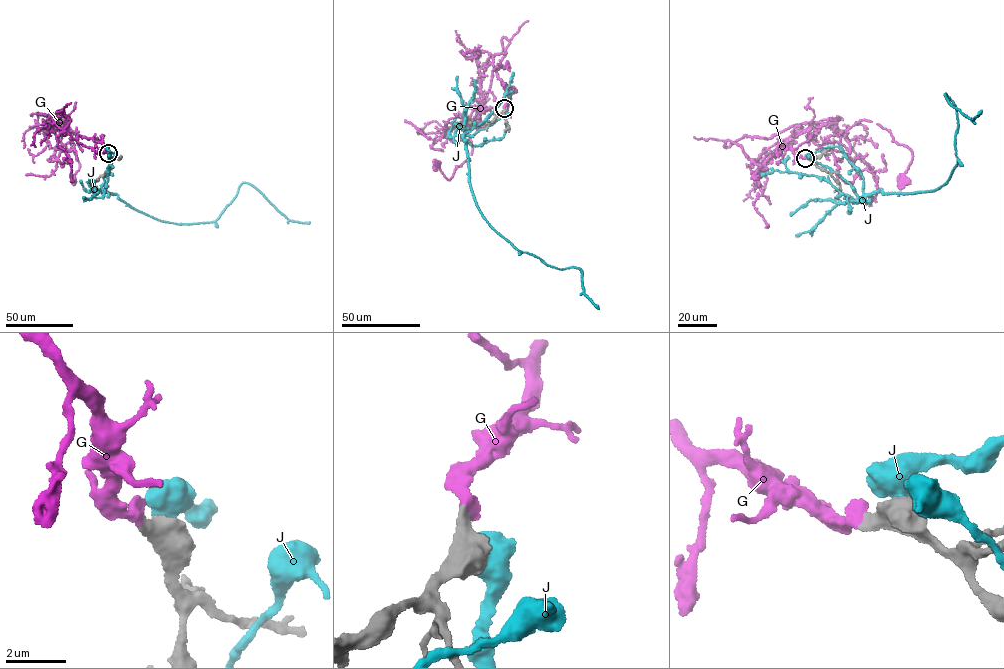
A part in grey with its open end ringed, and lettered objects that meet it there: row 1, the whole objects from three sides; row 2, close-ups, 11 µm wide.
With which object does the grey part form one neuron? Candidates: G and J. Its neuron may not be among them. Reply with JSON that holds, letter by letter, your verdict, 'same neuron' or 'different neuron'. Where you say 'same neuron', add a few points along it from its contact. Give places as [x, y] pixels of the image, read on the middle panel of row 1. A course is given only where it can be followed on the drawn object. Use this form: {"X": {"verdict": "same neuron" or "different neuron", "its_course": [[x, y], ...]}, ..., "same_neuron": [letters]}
{"G": {"verdict": "same neuron", "its_course": [[504, 108], [506, 89], [492, 56], [485, 64], [481, 108], [467, 128], [471, 155], [449, 180], [436, 164]]}, "J": {"verdict": "different neuron"}, "same_neuron": ["G"]}

